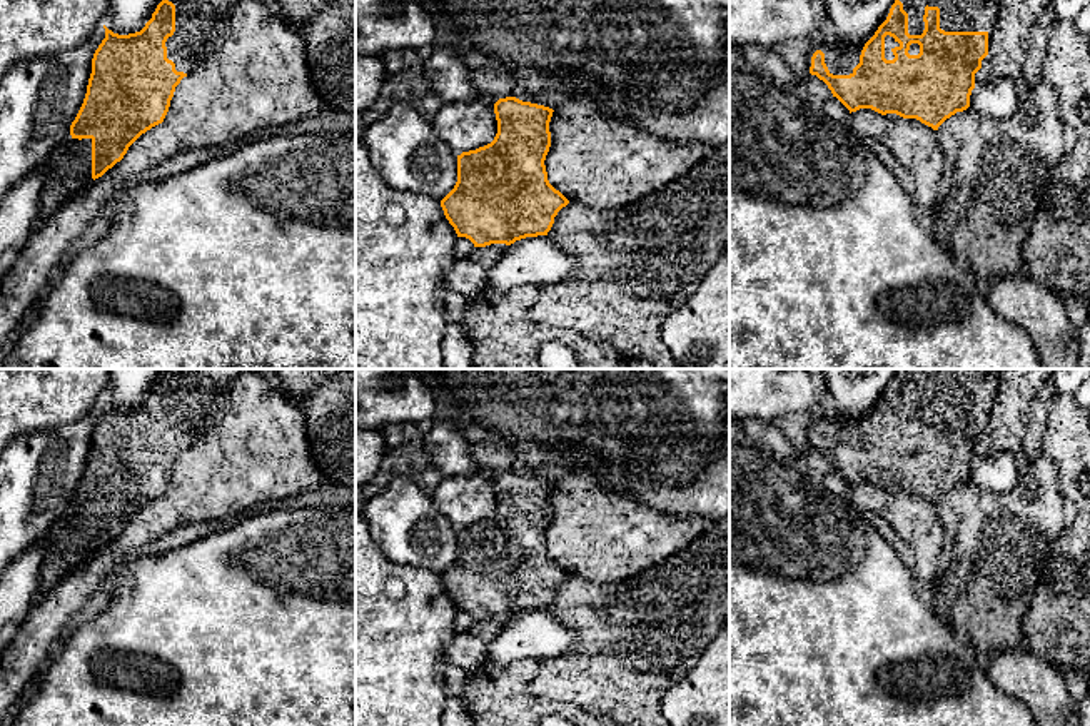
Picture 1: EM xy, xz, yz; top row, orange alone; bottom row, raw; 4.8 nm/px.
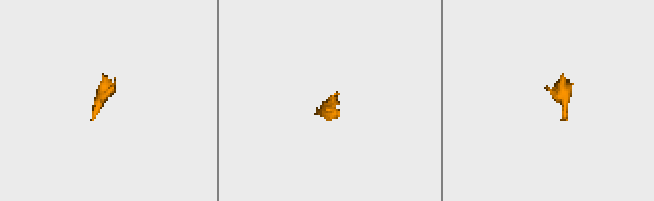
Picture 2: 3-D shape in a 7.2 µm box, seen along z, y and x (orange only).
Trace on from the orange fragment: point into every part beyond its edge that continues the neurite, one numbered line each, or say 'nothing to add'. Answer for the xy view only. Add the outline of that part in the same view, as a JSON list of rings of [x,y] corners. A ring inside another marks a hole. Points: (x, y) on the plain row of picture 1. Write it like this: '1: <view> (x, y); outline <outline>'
1: xy (201, 394); outline [[[169,369],[175,379],[175,406],[167,412],[167,432],[177,446],[192,447],[222,419],[232,381],[242,369]]]
2: xy (69, 546); outline [[[70,504],[60,522],[42,542],[40,589],[32,604],[70,572],[82,567],[92,552],[92,512],[73,512]]]

